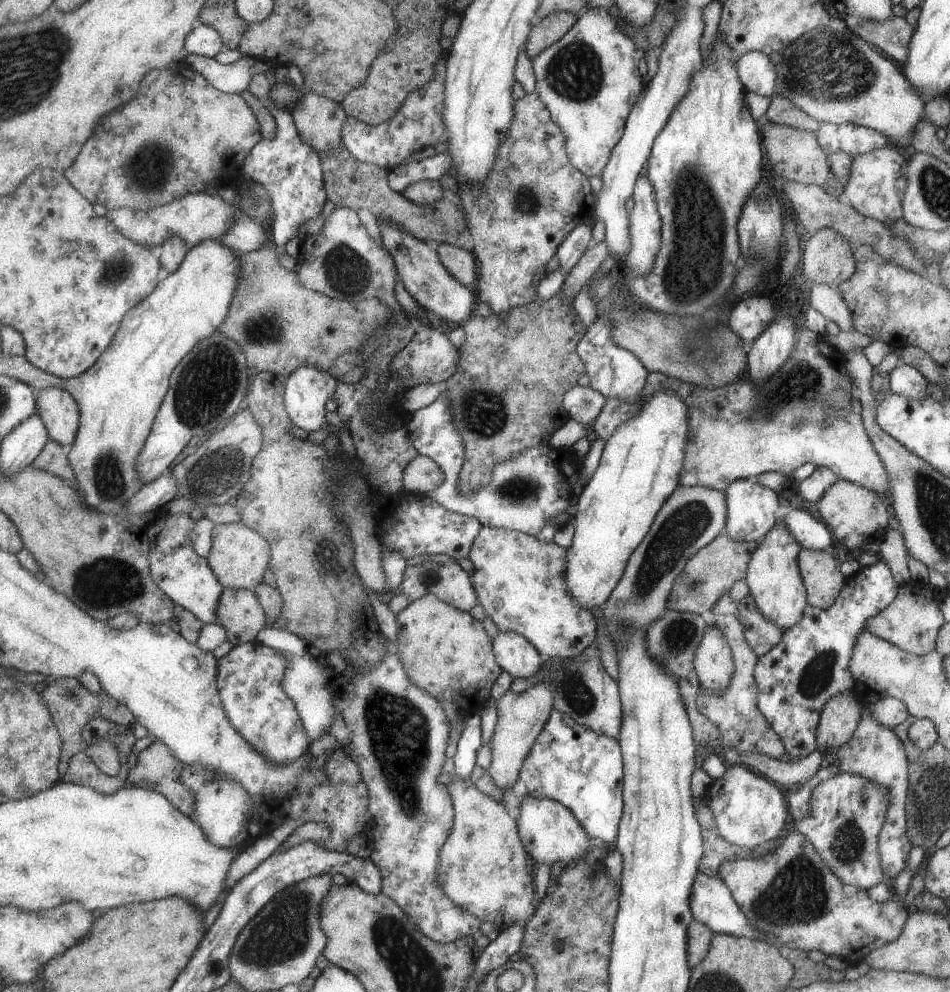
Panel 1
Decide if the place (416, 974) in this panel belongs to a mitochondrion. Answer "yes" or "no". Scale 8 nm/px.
yes

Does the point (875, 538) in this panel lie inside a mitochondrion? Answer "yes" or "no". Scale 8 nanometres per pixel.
no

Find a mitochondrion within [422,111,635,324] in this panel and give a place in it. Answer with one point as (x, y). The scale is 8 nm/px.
(526, 201)

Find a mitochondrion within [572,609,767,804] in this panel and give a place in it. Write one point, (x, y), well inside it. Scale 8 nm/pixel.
(678, 638)

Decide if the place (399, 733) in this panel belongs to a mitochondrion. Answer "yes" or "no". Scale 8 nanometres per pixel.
yes

